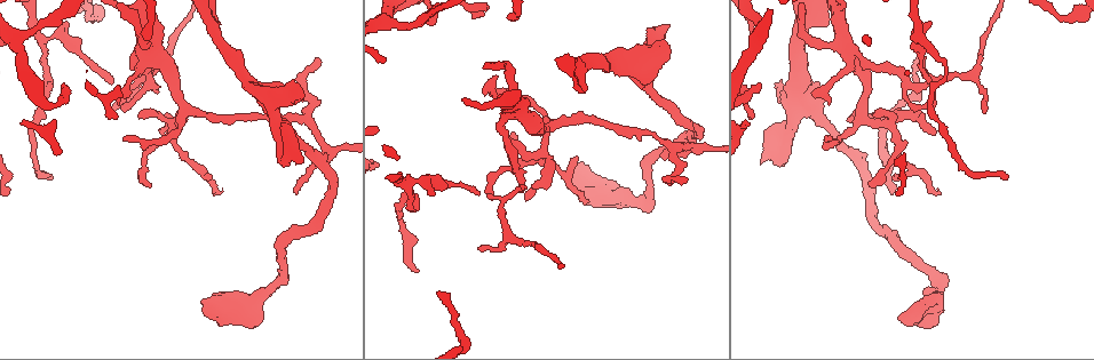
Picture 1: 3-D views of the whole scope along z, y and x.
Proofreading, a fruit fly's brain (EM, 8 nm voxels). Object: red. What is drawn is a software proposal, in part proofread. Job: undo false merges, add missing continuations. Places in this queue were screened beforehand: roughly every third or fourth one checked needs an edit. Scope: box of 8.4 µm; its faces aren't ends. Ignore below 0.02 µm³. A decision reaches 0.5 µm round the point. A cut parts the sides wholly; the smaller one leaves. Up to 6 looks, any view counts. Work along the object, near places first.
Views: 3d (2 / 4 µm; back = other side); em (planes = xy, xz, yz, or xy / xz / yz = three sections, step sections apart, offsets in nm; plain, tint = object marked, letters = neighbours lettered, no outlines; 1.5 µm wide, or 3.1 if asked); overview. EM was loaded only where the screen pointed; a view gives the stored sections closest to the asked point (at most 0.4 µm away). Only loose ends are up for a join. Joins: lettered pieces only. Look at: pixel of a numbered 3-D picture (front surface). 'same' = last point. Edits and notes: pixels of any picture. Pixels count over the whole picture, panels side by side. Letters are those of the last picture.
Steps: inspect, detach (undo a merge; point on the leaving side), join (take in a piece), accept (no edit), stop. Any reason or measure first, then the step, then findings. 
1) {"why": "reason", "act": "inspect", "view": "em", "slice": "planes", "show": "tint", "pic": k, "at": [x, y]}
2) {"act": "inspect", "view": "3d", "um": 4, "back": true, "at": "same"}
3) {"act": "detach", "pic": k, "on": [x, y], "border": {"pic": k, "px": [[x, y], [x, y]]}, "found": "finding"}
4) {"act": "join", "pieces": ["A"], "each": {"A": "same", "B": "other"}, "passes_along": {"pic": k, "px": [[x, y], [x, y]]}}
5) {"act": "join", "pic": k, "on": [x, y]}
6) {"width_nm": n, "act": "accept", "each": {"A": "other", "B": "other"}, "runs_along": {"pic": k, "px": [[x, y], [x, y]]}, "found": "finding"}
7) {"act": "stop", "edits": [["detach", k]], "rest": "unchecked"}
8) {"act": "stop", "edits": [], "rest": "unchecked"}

{"why": "branch stops here", "act": "inspect", "view": "3d", "um": 2, "pic": 1, "at": [51, 180]}

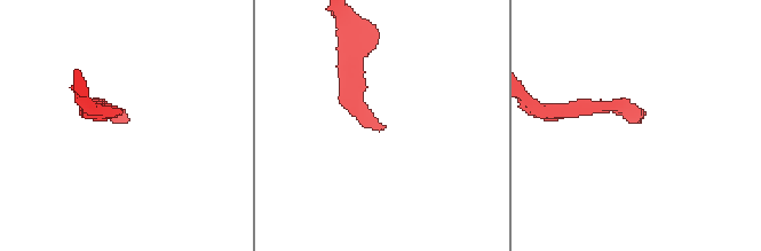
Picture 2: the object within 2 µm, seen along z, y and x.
{"why": "shape alone is not enough", "act": "inspect", "view": "em", "slice": "yz", "step": 4, "show": "letters", "pic": 2, "at": [127, 122]}

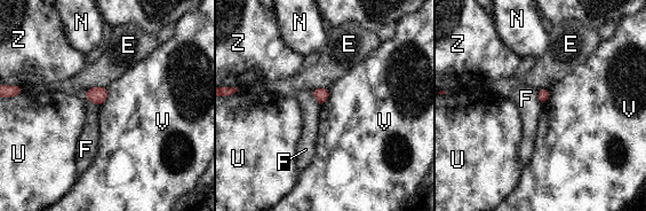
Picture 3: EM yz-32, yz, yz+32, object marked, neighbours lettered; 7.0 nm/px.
{"act": "inspect", "view": "em", "slice": "planes", "show": "letters", "at": "same"}

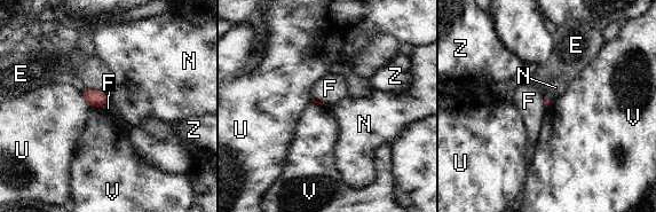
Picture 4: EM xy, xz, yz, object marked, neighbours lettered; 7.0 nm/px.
{"act": "accept", "each": {"E": "other", "F": "other", "N": "other", "U": "other", "V": "other", "Z": "other"}, "border": {"pic": 4, "px": [[105, 93], [108, 96]]}, "found": "no lettered piece goes on from it"}

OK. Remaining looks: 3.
{"why": "branch stops here", "act": "inspect", "view": "em", "um": 3.1, "slice": "xy", "step": 8, "show": "tint", "pic": 1, "at": [160, 133]}

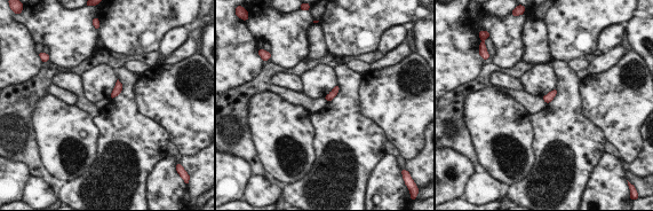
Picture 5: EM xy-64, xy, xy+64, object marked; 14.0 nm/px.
{"act": "inspect", "view": "em", "um": 3.1, "slice": "xy", "step": 8, "show": "letters", "at": "same"}

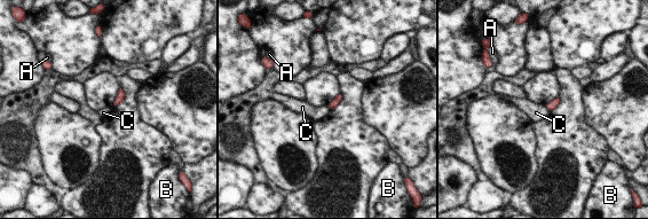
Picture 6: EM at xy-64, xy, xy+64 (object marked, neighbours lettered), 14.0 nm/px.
{"act": "accept", "each": {"A": "other", "B": "other", "C": "other"}, "border": {"pic": 6, "px": [[544, 104], [548, 111]]}, "found": "none of them fits"}

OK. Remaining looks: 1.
{"act": "stop", "edits": [], "rest": "unchecked"}

